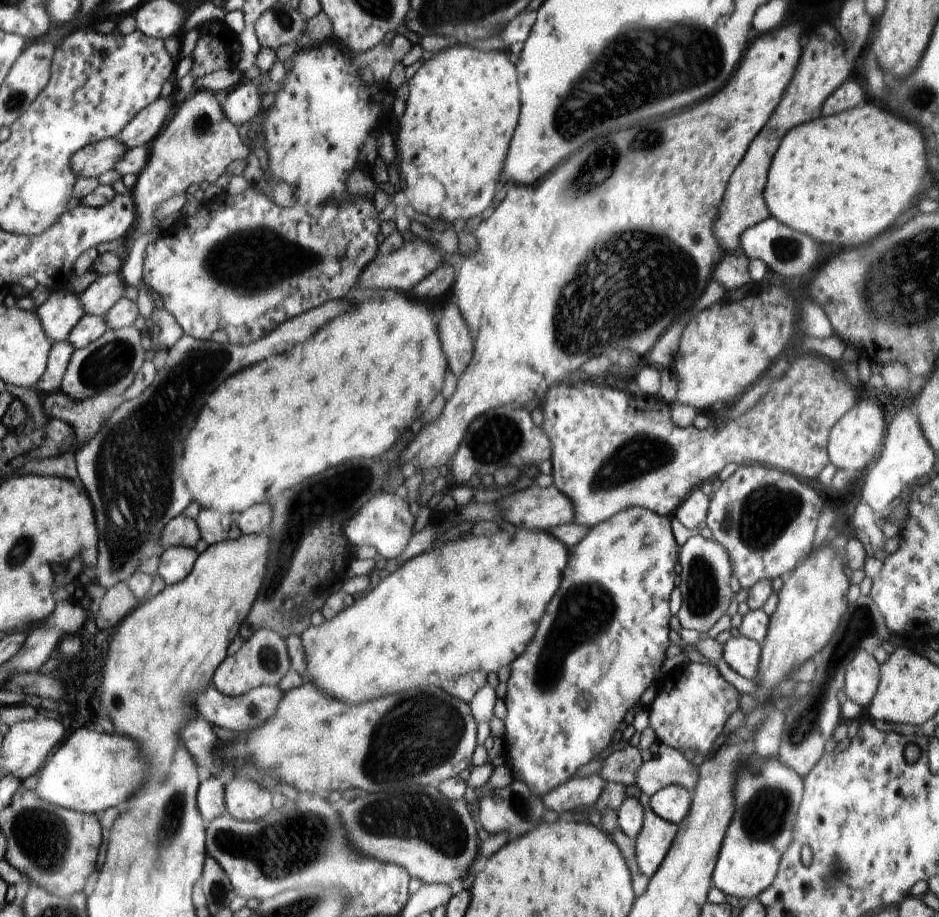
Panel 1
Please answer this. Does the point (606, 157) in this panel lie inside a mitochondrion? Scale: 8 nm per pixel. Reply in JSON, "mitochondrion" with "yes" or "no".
{"mitochondrion":"yes"}

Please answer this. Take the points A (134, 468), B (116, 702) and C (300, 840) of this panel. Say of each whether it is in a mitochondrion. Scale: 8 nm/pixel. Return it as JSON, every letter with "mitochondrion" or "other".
{"A":"mitochondrion","B":"other","C":"mitochondrion"}

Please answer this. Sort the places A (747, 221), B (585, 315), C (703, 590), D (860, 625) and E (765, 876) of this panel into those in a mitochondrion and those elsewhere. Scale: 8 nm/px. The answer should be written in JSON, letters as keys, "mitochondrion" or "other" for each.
{"A":"other","B":"mitochondrion","C":"mitochondrion","D":"mitochondrion","E":"other"}

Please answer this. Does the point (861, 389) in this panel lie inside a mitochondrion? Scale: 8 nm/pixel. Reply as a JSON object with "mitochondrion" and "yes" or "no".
{"mitochondrion":"no"}

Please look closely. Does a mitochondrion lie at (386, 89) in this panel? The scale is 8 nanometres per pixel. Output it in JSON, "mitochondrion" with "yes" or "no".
{"mitochondrion":"no"}

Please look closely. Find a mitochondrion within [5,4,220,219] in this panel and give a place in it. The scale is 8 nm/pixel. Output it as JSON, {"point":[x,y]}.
{"point":[203,124]}

